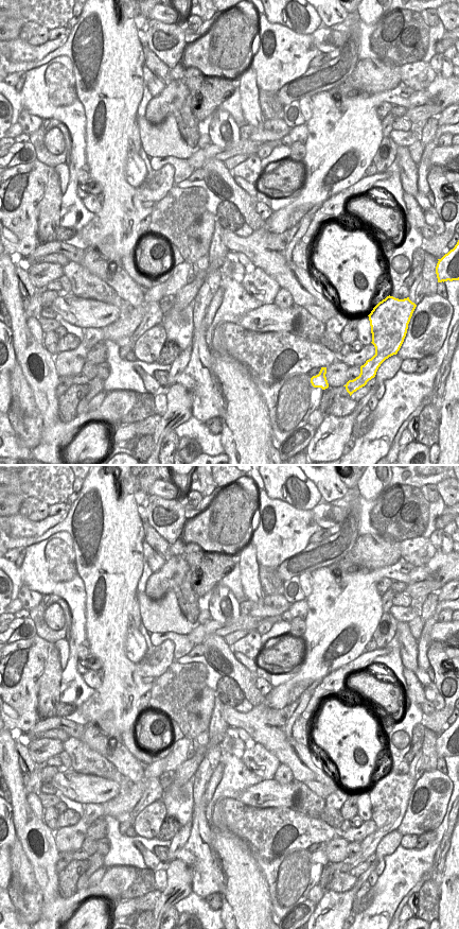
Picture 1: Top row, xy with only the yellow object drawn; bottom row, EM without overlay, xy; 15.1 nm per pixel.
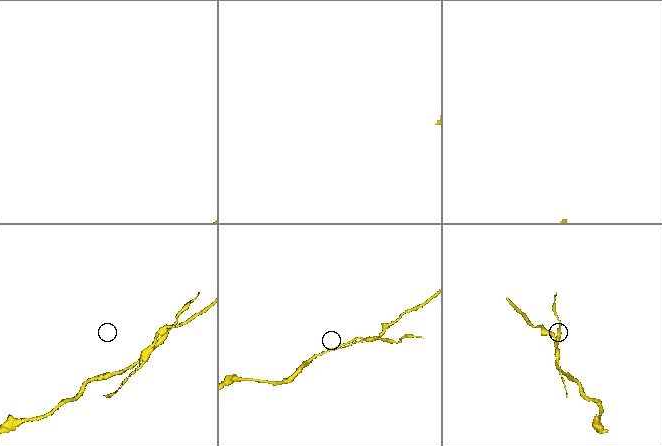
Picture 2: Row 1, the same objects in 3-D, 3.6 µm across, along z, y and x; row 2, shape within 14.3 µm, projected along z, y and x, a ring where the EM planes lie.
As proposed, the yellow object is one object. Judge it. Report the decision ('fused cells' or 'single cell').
fused cells

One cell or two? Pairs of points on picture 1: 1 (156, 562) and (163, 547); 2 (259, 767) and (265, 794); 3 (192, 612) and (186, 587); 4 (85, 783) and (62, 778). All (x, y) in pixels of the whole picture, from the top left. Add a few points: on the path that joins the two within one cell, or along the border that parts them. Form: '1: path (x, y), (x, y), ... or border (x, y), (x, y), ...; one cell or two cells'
1: border (155, 551), (164, 561), (164, 564); two cells
2: border (272, 777), (263, 780); two cells
3: path (189, 605), (186, 594); one cell
4: path (80, 783), (67, 781); one cell

